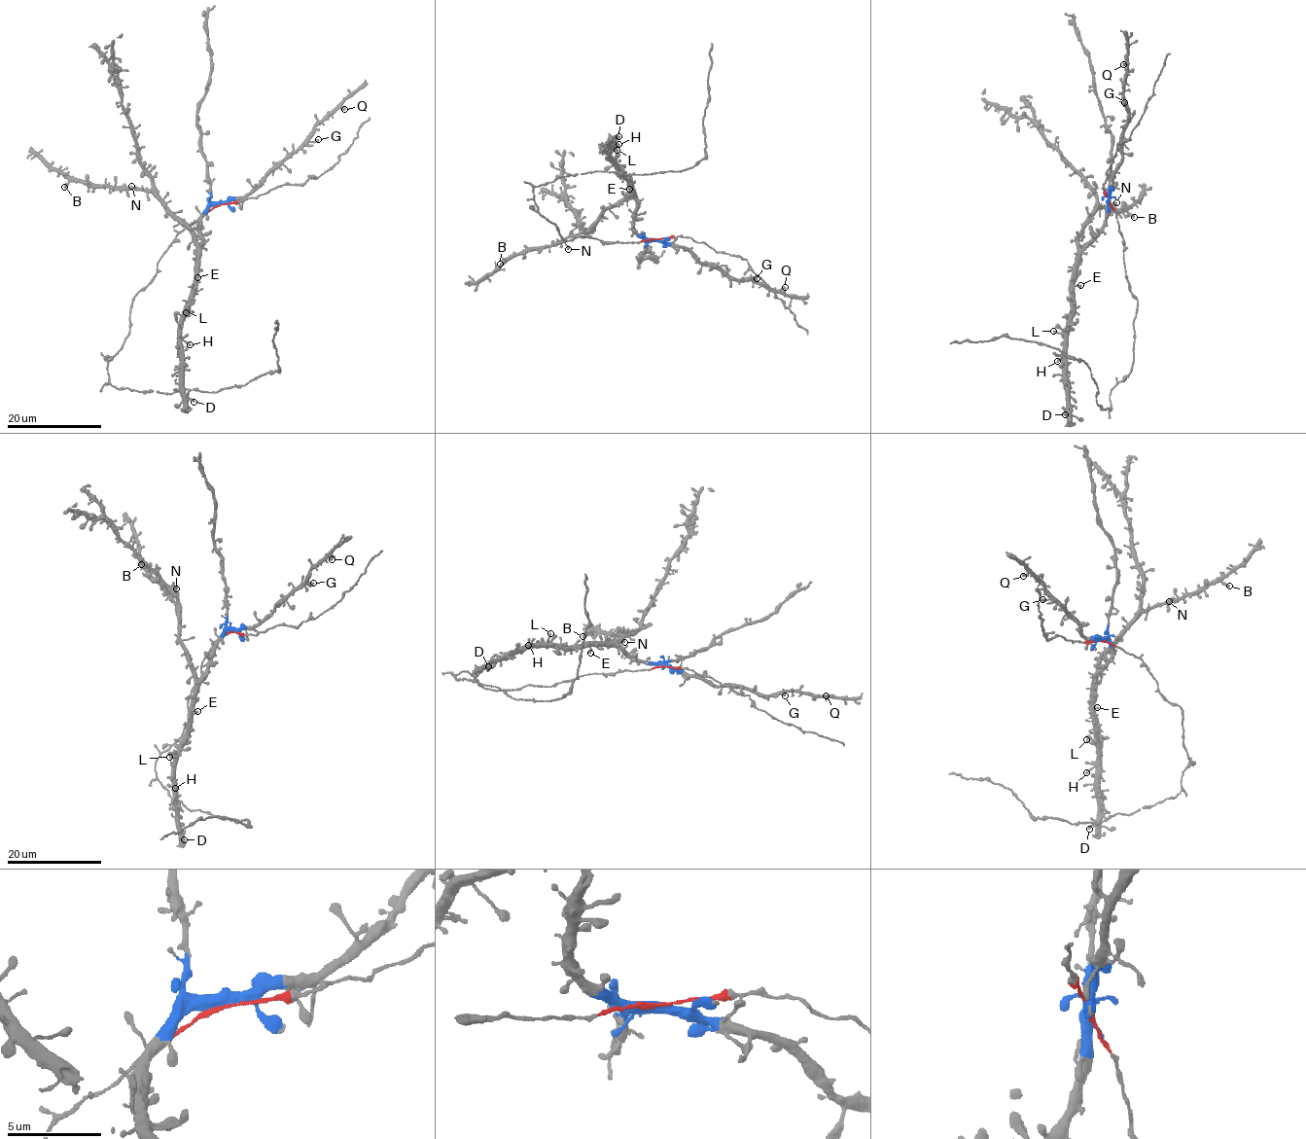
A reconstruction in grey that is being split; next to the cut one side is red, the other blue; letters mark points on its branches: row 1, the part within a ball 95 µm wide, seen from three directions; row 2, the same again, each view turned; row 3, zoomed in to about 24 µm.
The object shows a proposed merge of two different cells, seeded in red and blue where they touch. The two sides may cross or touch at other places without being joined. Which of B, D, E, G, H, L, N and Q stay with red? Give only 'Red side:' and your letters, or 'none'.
Red side: none

